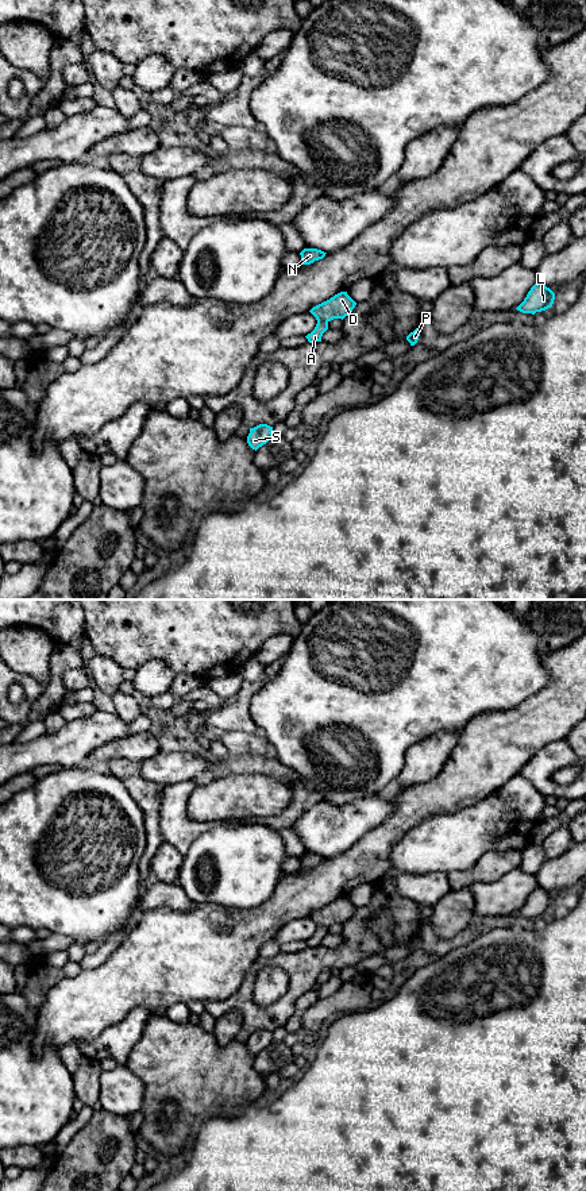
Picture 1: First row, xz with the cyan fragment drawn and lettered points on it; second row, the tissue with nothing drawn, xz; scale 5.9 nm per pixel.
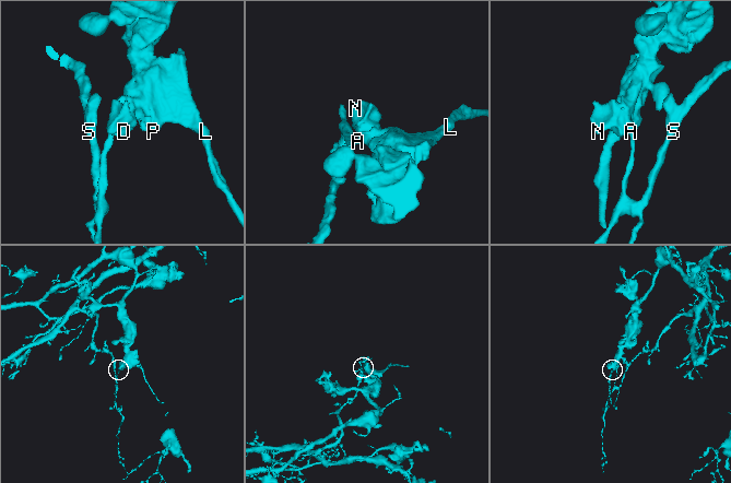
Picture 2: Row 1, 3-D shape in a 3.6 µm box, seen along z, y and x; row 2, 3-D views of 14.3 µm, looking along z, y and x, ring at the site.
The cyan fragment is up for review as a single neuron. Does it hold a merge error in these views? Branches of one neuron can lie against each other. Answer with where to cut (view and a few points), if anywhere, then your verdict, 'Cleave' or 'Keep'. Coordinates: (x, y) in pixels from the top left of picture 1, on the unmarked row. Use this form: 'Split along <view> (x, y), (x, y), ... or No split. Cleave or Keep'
Split along xz (317, 925), (327, 928). Cleave

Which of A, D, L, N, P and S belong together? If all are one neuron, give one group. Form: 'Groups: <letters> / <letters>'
Groups: A S / D L N P

